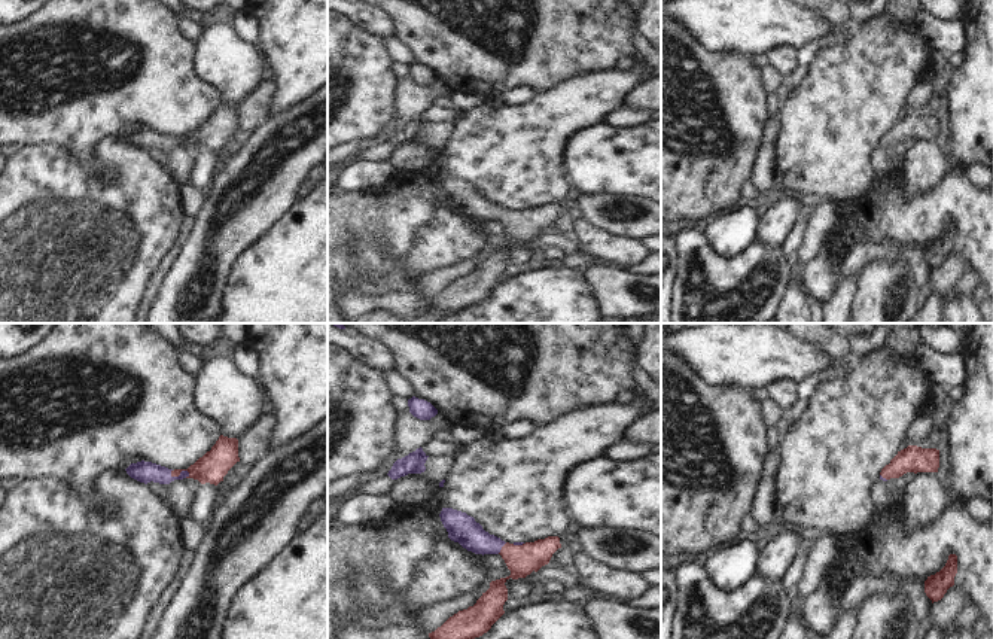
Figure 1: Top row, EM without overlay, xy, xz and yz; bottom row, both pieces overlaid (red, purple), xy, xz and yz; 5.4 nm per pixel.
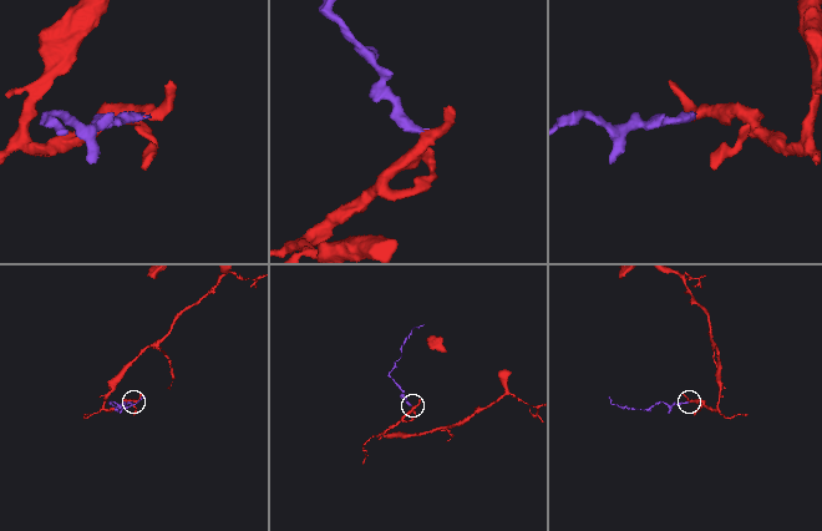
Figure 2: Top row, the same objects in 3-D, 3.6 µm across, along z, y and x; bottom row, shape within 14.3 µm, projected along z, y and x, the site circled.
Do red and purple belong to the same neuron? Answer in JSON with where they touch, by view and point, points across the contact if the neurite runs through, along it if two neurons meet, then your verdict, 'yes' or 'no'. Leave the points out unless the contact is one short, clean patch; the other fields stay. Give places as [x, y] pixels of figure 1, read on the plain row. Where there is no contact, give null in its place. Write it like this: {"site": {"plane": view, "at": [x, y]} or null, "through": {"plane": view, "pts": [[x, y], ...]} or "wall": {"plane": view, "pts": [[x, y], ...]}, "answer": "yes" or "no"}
{"site": {"plane": "xy", "at": [180, 137]}, "through": {"plane": "xy", "pts": [[210, 134], [180, 137], [142, 137]]}, "answer": "yes"}

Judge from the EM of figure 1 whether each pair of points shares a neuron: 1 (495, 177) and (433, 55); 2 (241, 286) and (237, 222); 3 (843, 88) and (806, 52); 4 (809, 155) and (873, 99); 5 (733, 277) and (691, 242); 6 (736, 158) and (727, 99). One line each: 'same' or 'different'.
1: different
2: different
3: different
4: same
5: same
6: same

